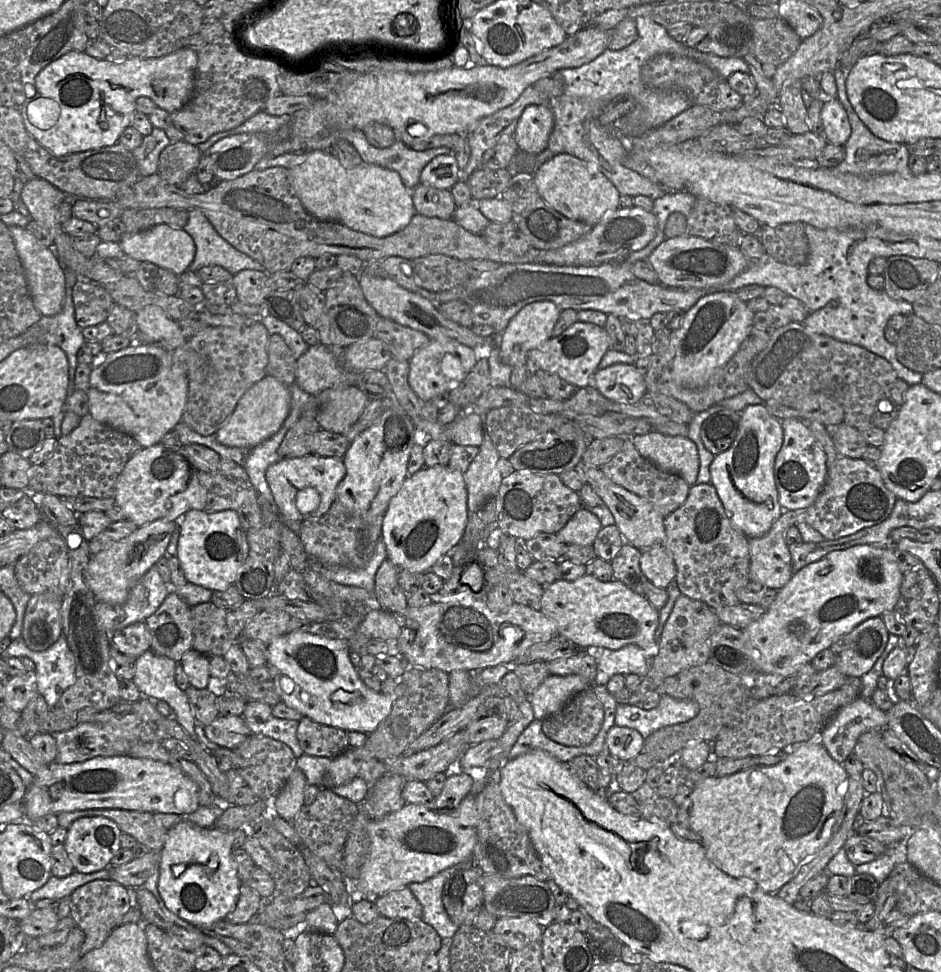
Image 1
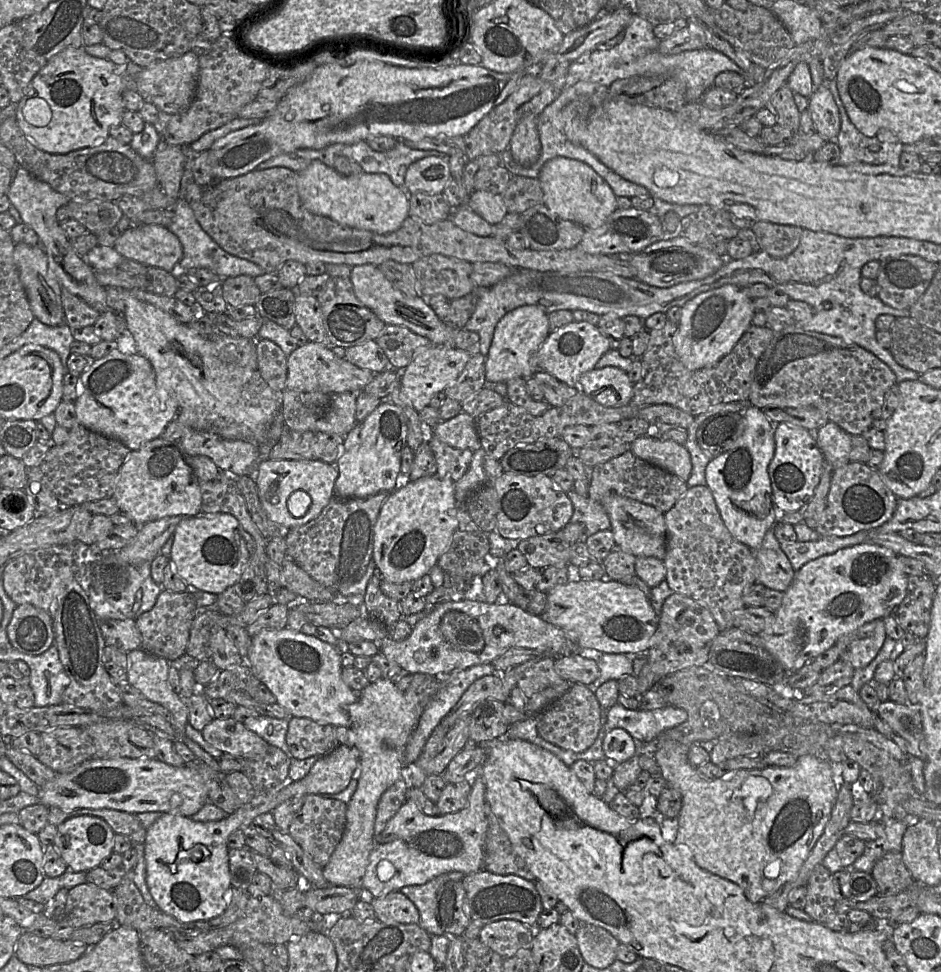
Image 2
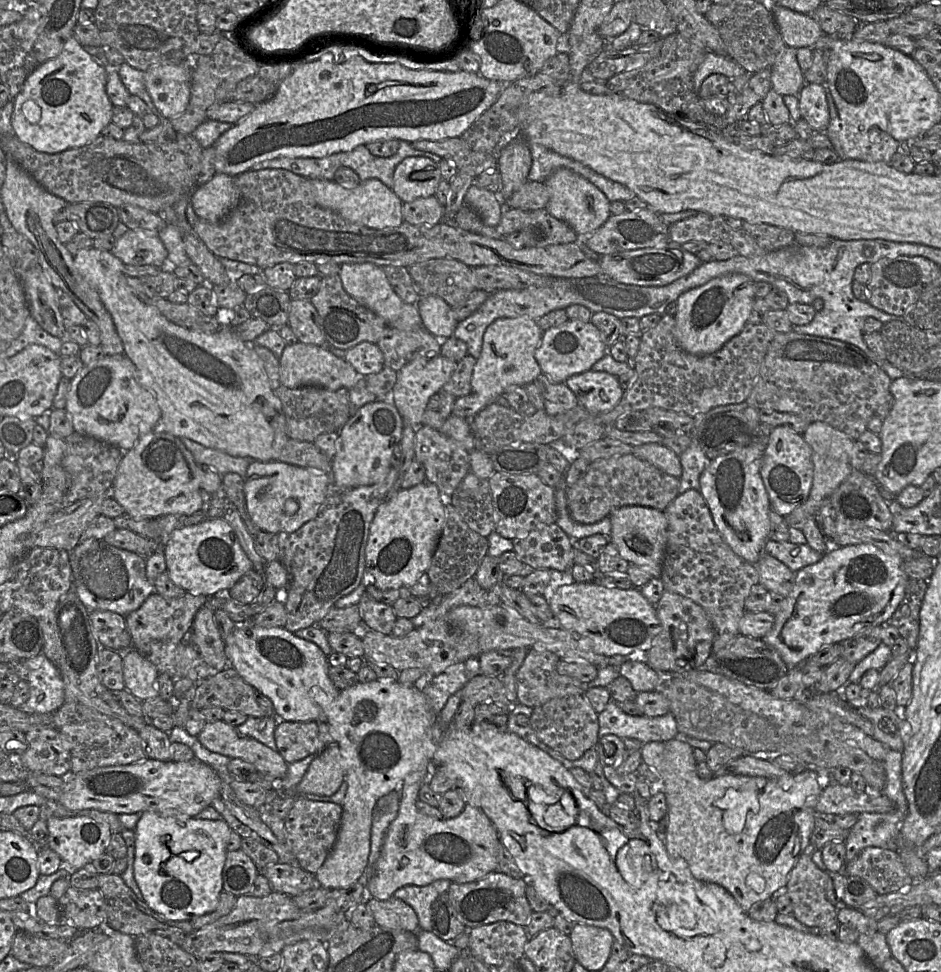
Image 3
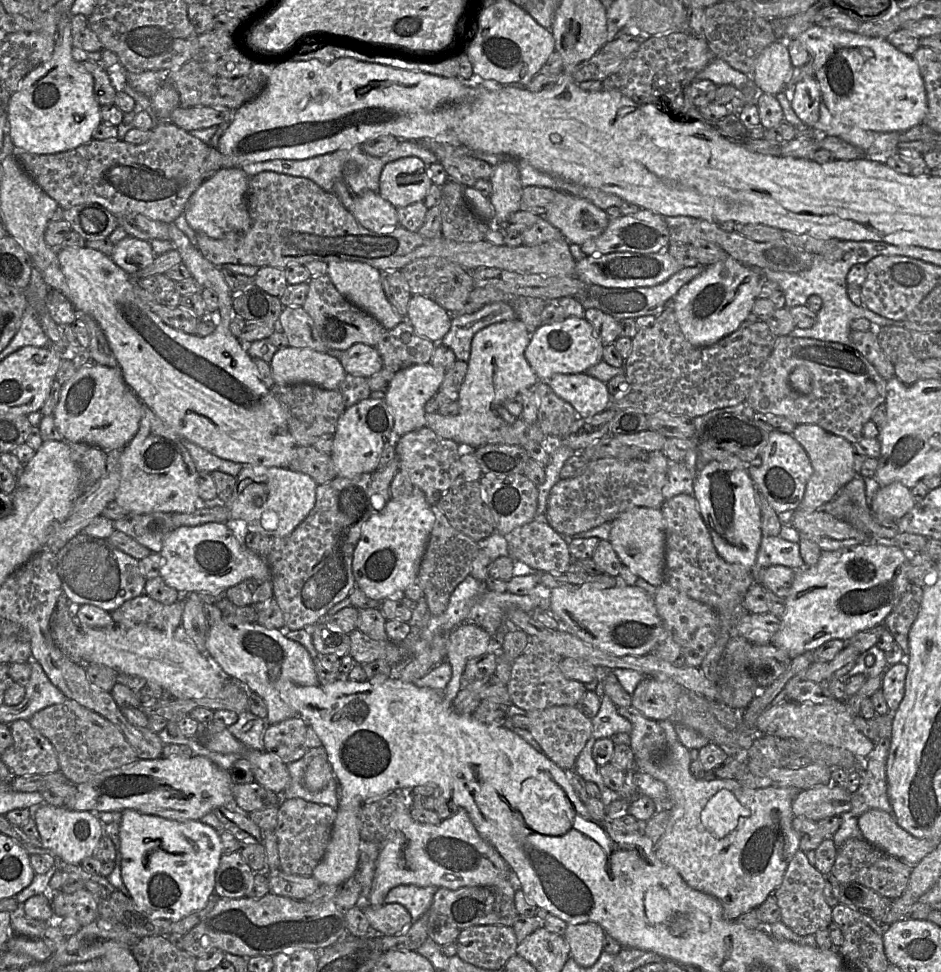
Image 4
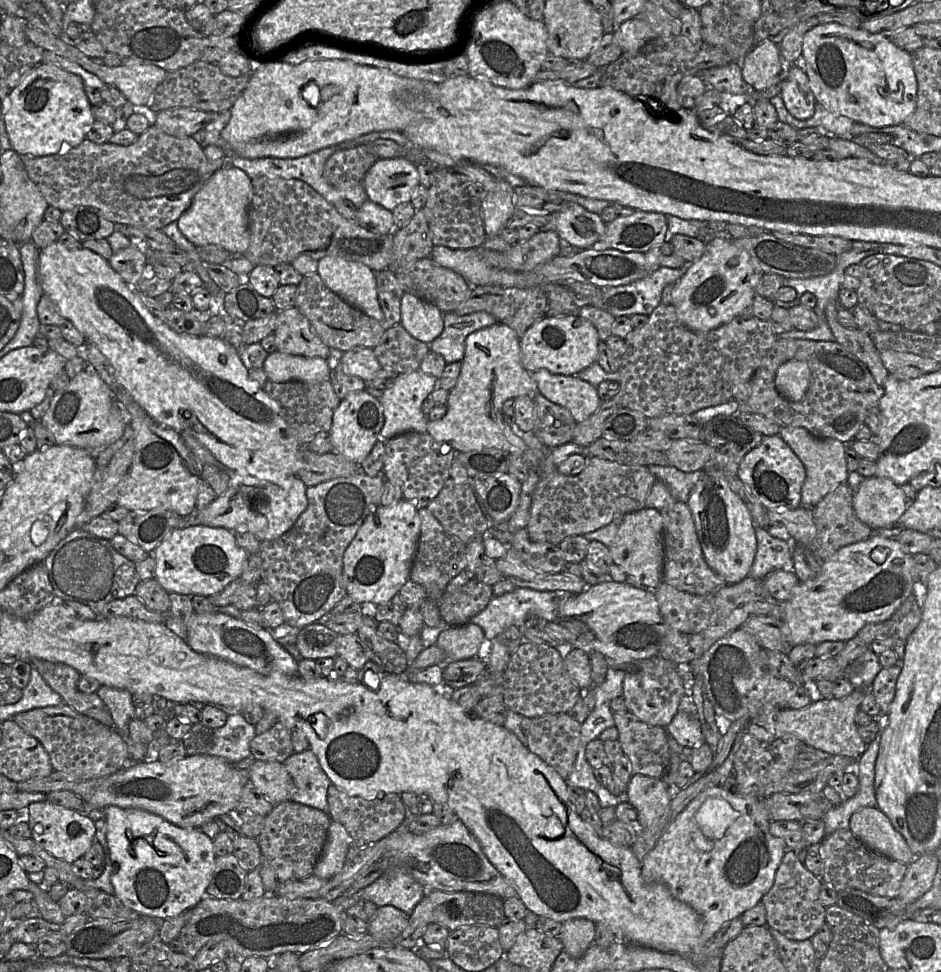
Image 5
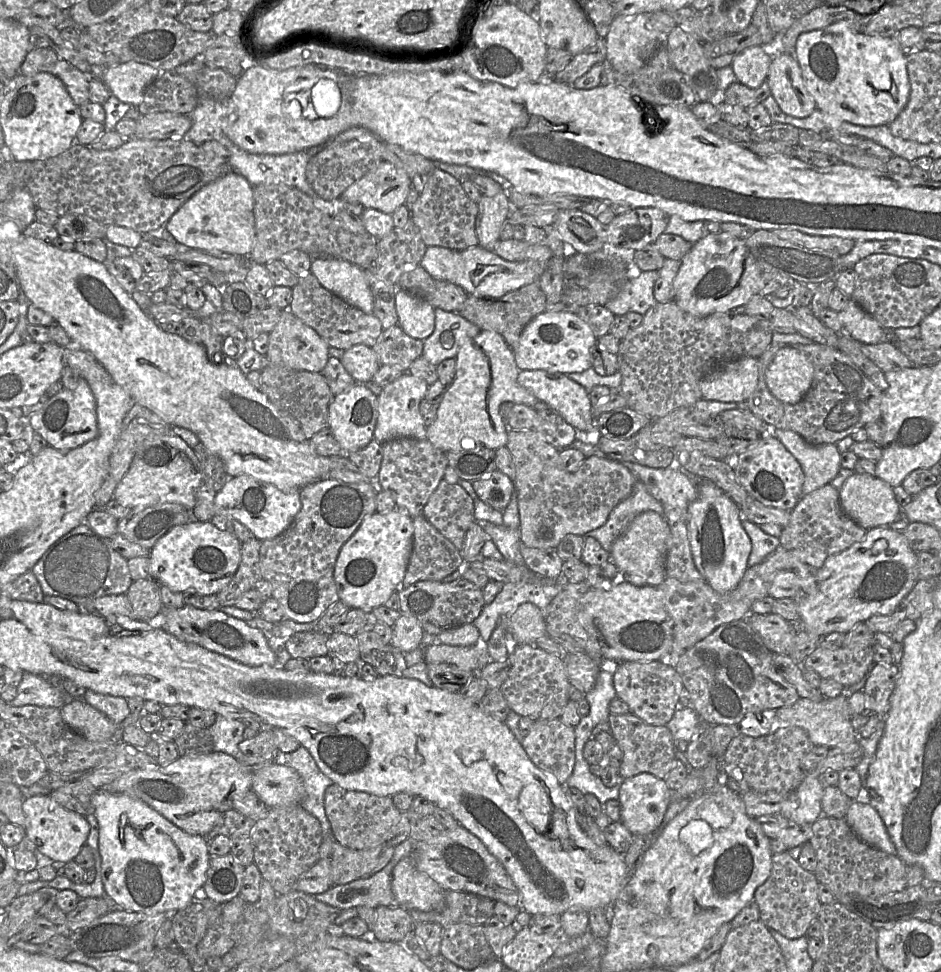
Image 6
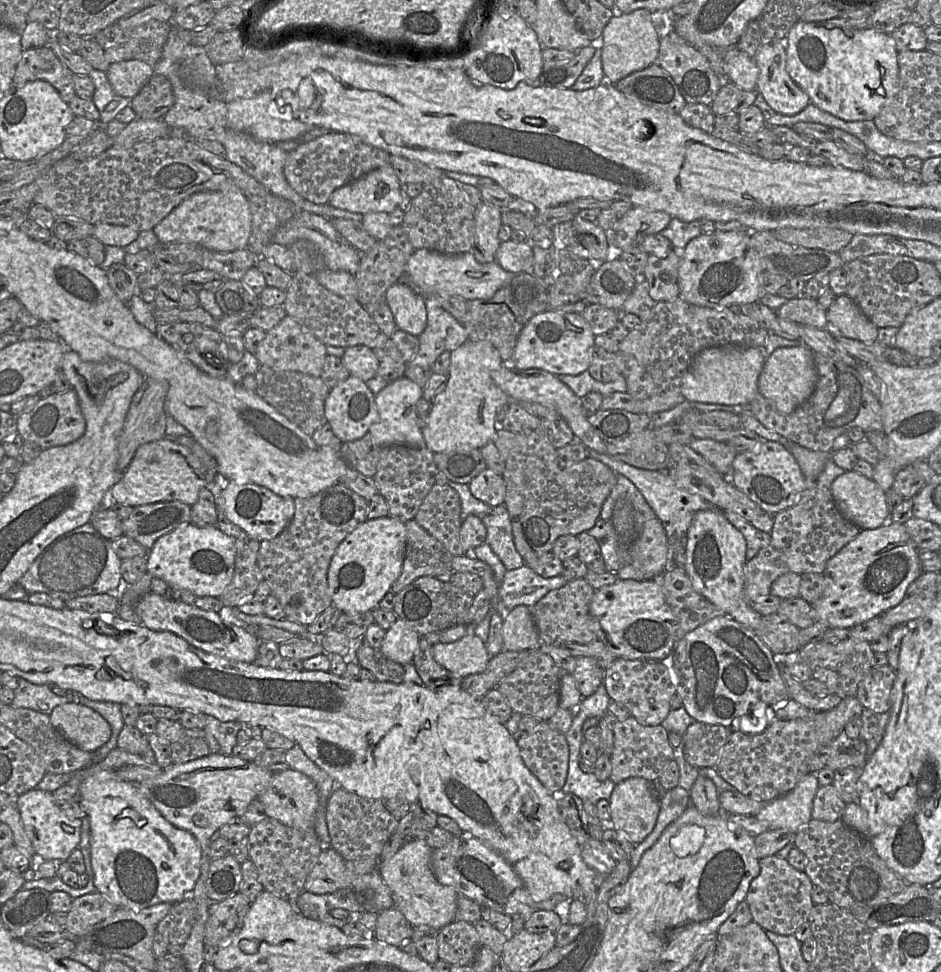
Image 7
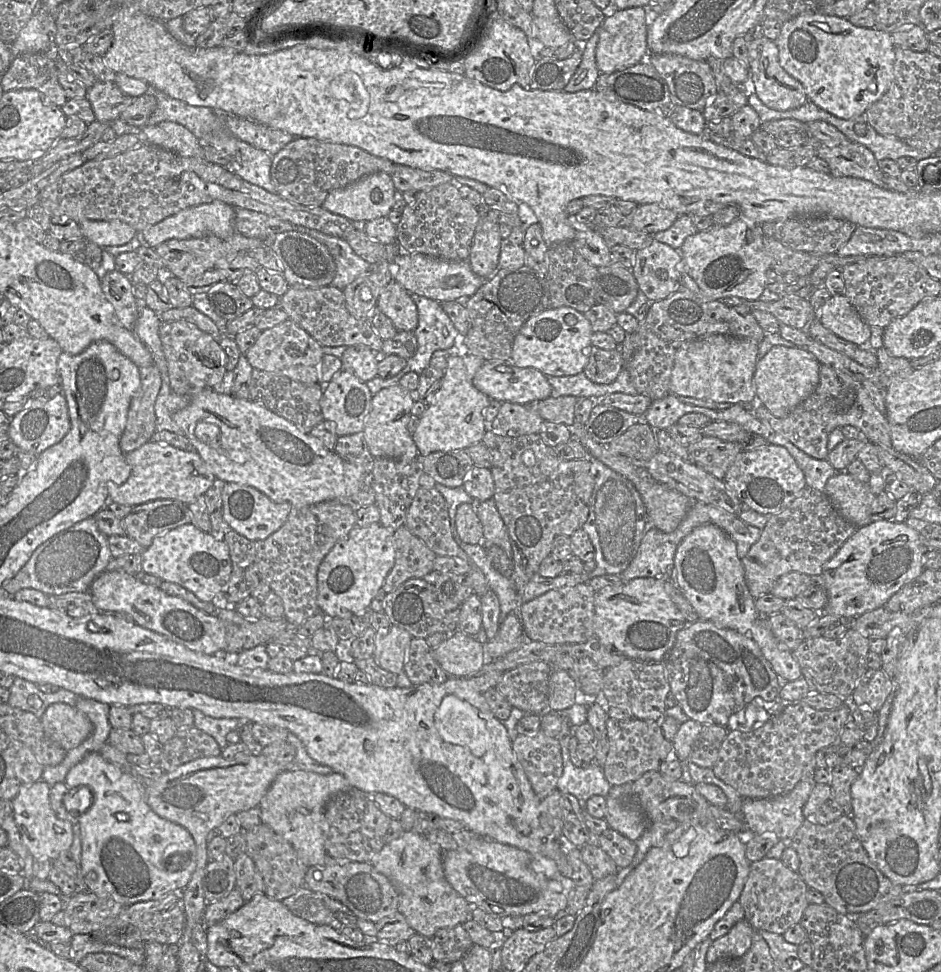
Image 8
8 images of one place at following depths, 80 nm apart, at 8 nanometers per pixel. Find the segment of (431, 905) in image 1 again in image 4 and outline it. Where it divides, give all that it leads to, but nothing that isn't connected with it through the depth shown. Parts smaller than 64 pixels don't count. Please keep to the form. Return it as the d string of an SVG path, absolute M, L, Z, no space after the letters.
M398 885L388 892L384 903L401 904L415 922L430 909L437 890L434 886Z

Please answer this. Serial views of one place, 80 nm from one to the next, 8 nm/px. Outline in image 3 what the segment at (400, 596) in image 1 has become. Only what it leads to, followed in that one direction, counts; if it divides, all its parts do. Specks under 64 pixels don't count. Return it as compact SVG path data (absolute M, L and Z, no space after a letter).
M363 593L358 604L362 623L369 629L390 635L397 619L391 605L375 601Z

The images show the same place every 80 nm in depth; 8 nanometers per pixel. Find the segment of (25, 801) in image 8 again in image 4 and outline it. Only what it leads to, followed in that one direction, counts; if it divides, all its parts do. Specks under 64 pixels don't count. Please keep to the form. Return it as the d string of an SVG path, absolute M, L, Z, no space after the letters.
M44 803L34 809L33 818L43 847L50 849L60 860L68 864L79 865L85 858L93 857L99 840L104 836L104 824L94 812Z

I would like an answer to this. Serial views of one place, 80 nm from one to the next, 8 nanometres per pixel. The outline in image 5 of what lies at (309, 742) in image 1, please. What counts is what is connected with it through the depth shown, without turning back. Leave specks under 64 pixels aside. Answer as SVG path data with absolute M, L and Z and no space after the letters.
M281 722L250 742L251 756L255 760L277 761L283 763L294 752L292 744L292 729Z

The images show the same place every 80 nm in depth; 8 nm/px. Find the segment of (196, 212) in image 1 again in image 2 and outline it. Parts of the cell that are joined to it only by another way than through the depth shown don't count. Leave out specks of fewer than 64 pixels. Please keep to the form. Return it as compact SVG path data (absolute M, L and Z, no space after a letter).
M185 147L186 162L184 164L184 173L180 184L179 196L173 206L172 222L167 227L178 237L183 248L183 256L171 273L177 278L180 274L186 273L190 268L202 267L211 270L221 278L240 275L256 277L264 274L265 271L257 264L233 256L223 250L199 225L194 212L185 200L186 188L190 183L194 182L192 168L195 154L196 153L190 147Z

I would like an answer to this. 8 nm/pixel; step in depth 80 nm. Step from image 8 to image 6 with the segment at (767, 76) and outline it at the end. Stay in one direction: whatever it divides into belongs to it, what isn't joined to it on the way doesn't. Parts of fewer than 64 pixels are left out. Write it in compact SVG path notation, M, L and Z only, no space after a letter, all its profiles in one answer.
M791 53L773 57L766 84L780 109L789 116L805 118L816 108L814 98L805 88L801 68Z

